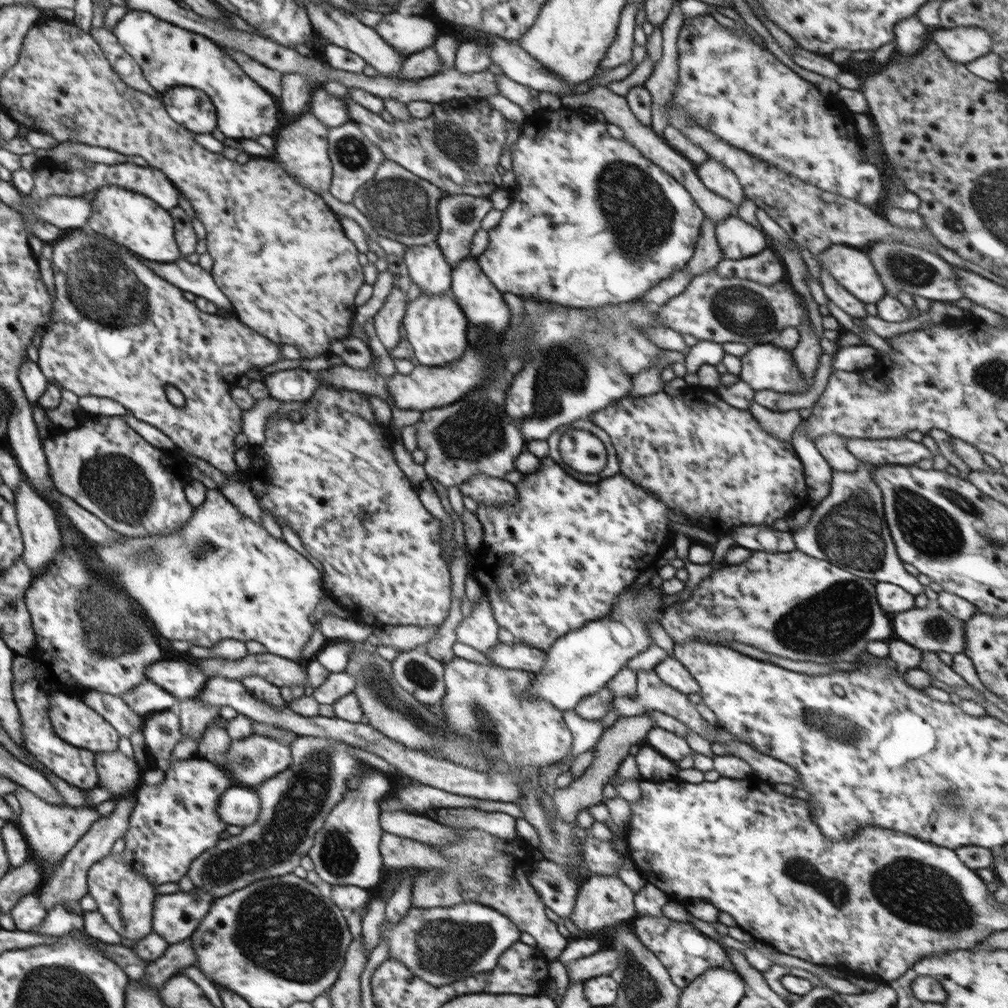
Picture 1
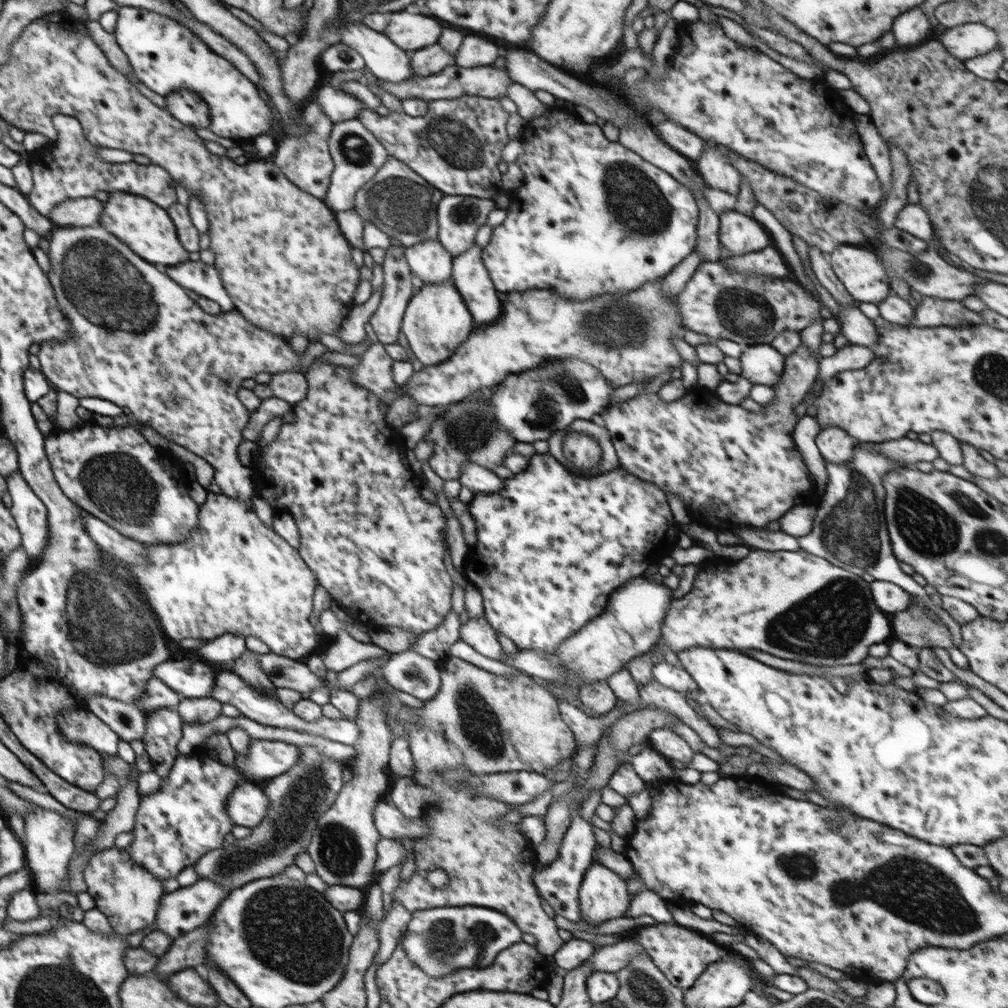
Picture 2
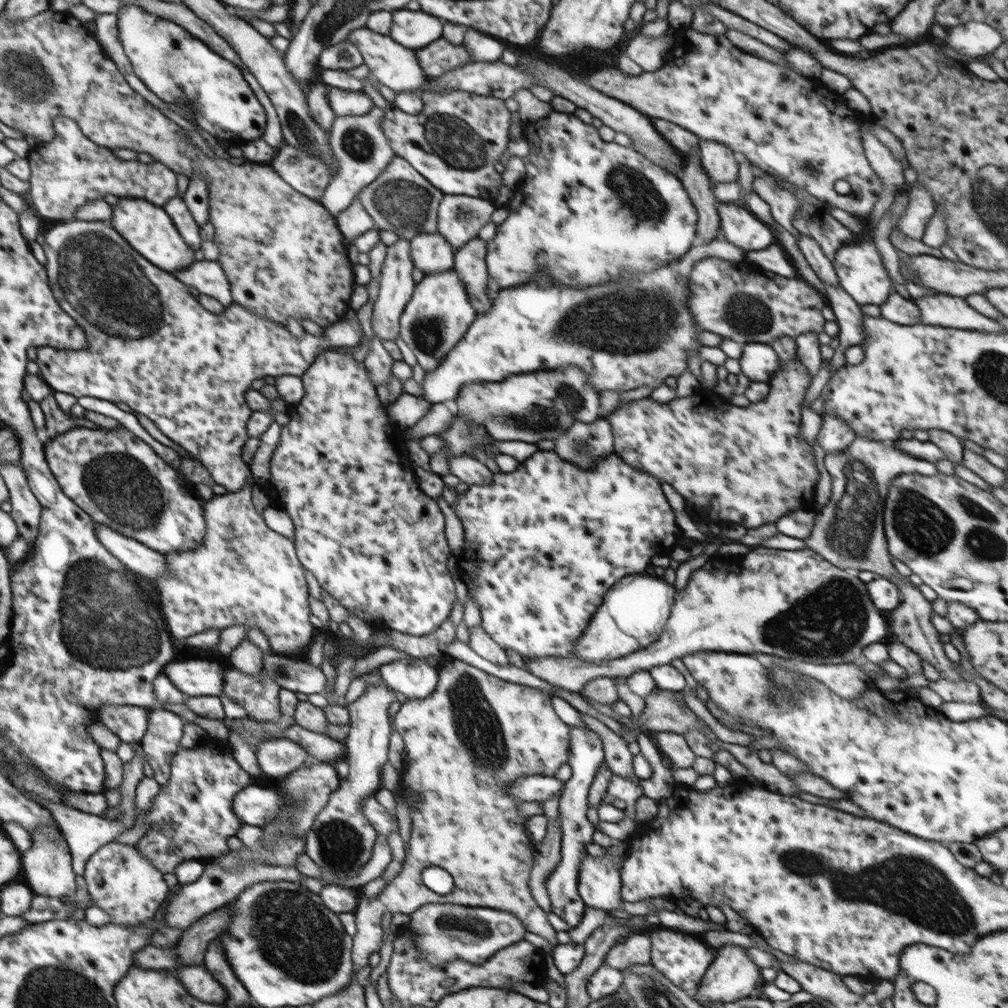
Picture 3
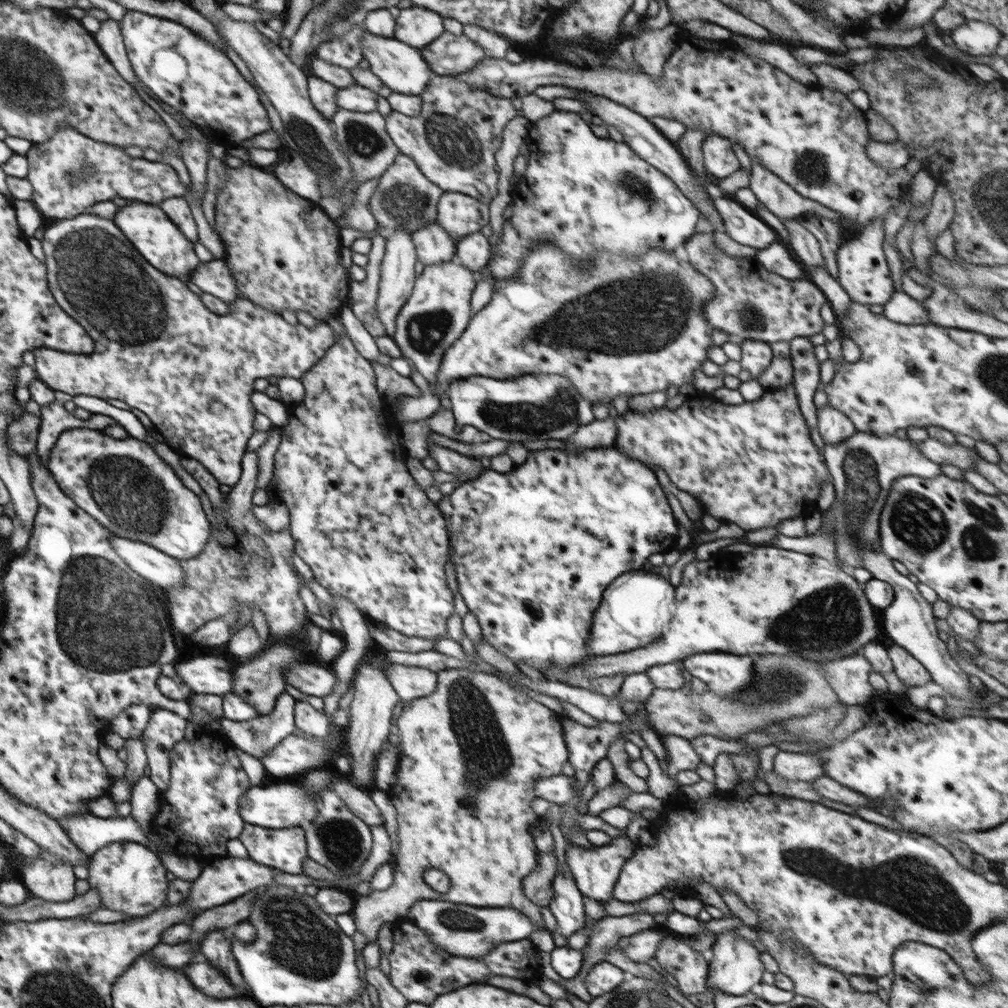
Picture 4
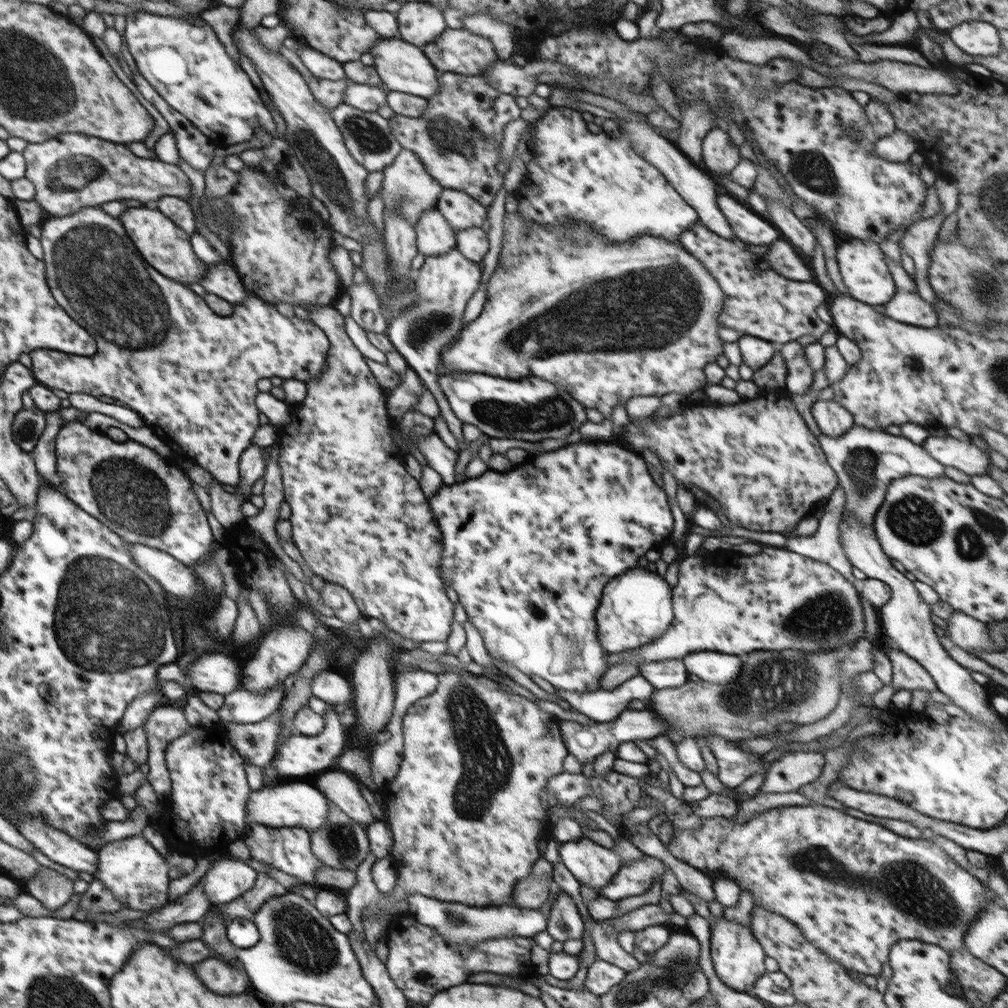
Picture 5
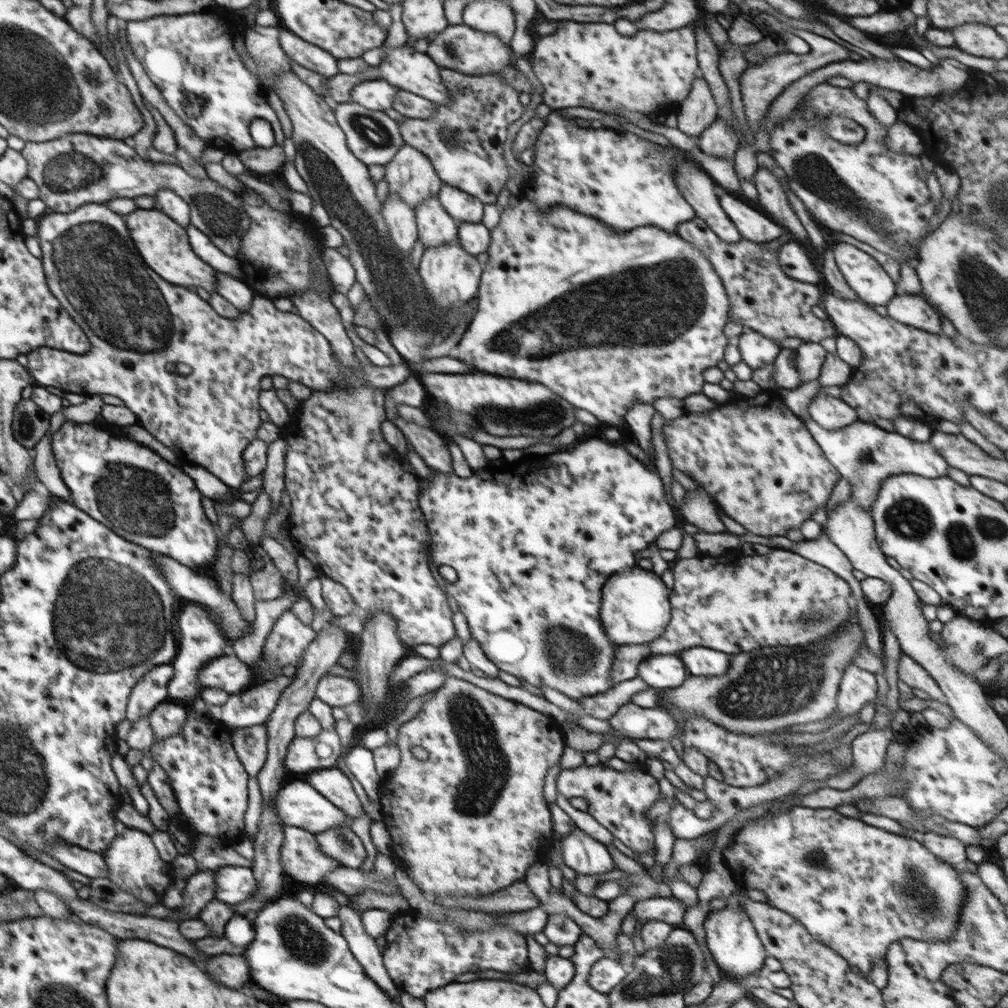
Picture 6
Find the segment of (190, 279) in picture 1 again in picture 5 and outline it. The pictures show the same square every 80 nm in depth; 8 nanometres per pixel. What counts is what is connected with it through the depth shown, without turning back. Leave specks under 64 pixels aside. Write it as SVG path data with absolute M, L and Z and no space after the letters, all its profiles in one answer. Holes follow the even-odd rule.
M226 263L209 264L205 275L200 280L200 286L207 293L219 296L236 306L250 297L239 275L233 266Z

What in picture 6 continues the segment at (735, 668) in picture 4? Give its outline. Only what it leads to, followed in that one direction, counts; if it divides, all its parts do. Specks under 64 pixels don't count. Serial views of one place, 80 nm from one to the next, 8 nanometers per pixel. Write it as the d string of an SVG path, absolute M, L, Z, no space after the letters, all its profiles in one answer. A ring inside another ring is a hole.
M689 648L680 654L688 672L694 676L722 676L728 672L731 656L711 648Z

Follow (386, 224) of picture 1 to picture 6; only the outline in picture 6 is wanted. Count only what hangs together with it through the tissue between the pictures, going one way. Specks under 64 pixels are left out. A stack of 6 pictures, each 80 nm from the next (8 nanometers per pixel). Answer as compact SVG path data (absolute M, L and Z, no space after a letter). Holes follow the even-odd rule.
M406 144L385 164L384 179L389 192L397 194L412 209L427 198L437 196L442 185L431 160Z

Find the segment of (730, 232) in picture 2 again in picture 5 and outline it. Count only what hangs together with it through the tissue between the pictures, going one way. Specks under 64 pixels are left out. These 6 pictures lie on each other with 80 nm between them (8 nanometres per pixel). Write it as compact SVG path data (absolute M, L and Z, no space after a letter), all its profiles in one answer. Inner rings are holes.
M731 194L719 195L717 205L724 214L735 239L748 245L771 245L782 234L768 219L754 212L747 203Z

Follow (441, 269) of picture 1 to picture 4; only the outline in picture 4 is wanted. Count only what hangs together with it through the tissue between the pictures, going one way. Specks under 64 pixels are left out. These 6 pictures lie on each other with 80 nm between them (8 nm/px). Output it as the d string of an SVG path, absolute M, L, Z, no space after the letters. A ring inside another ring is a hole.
M435 220L411 233L417 260L425 266L448 262L456 250L455 240Z

